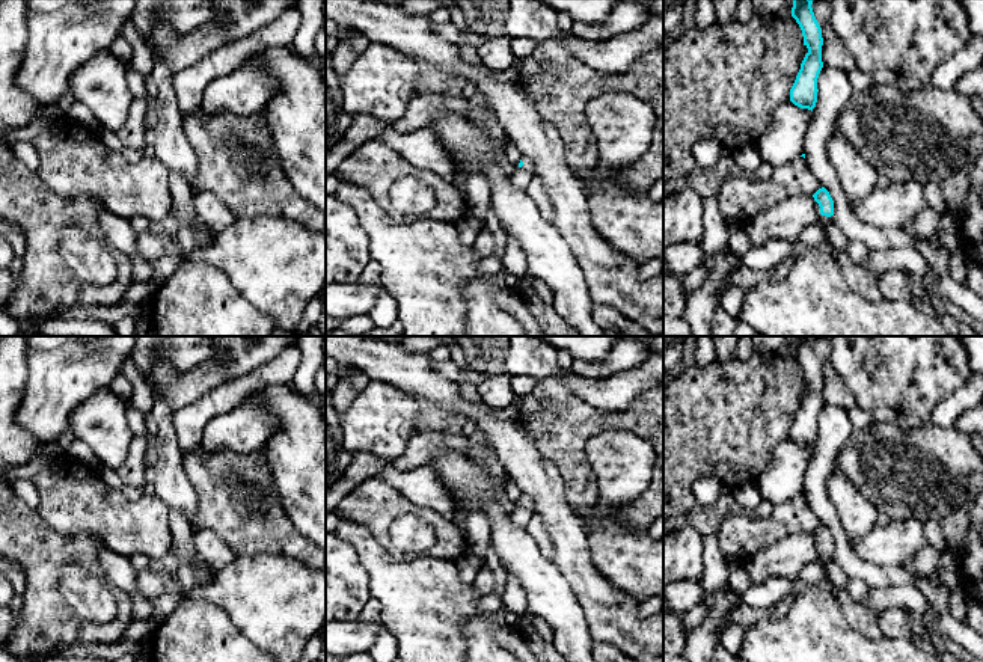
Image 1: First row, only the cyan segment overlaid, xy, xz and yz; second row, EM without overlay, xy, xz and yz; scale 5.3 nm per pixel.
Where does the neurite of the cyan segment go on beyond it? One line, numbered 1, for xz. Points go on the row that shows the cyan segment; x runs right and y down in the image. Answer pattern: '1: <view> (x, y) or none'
1: xz (528, 163)

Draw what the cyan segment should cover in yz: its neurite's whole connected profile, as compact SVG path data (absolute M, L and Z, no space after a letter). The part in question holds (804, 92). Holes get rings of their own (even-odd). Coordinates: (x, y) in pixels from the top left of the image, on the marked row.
M793 0L792 17L802 30L804 45L808 48L796 80L790 89L790 101L813 112L817 103L817 78L823 68L822 62L822 29L813 12L813 0Z

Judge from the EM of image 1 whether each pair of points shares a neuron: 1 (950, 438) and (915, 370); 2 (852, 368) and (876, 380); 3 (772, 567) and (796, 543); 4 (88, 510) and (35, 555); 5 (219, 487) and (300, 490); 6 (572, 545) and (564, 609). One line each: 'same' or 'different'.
1: different
2: same
3: same
4: different
5: different
6: different

